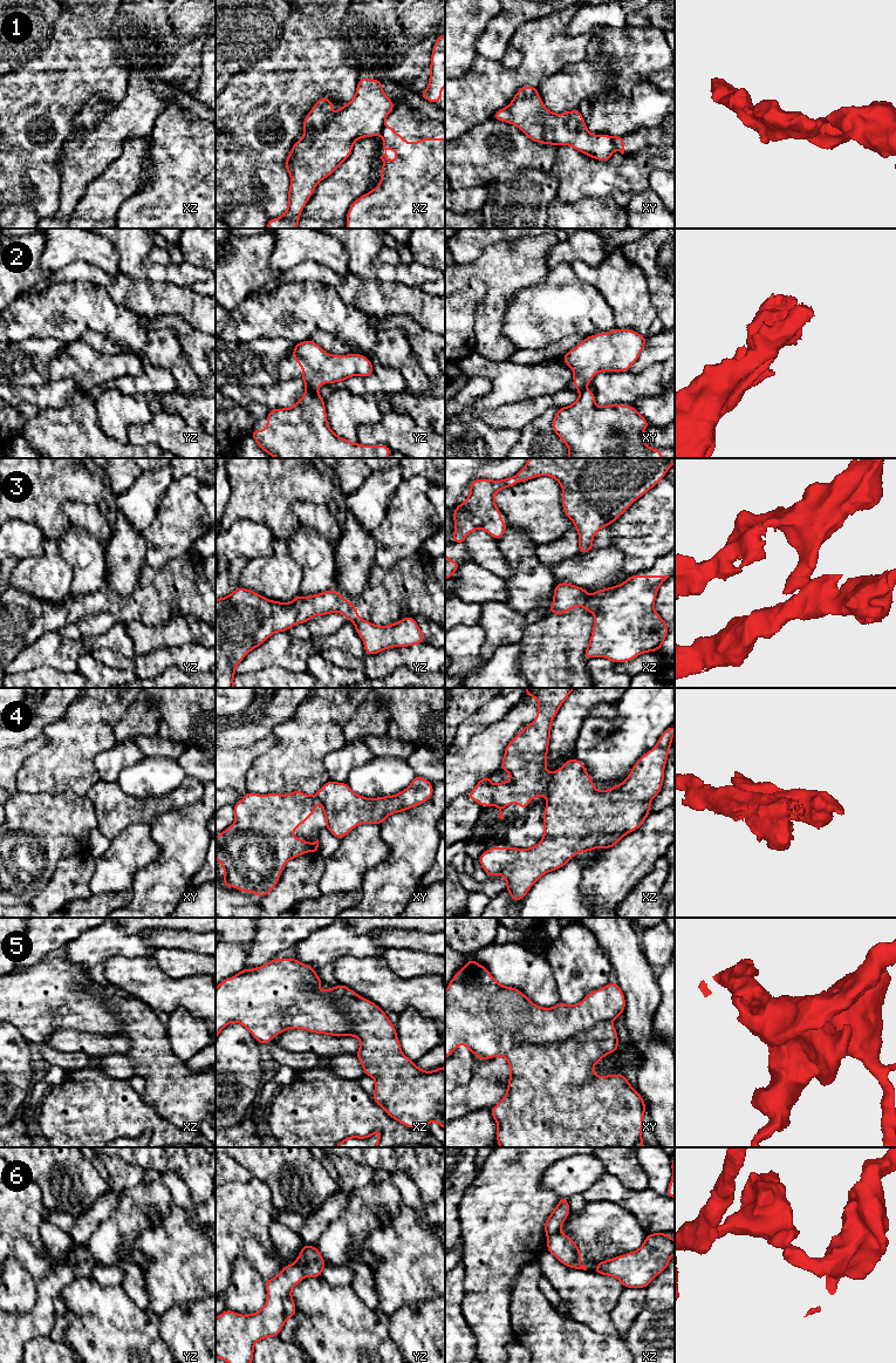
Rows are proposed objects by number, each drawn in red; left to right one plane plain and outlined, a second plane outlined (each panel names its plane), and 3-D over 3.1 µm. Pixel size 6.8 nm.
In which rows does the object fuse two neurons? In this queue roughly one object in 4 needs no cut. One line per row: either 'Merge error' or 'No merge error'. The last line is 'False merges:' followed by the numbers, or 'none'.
1: Merge error
2: Merge error
3: Merge error
4: Merge error
5: Merge error
6: No merge error
False merges: 1, 2, 3, 4, 5

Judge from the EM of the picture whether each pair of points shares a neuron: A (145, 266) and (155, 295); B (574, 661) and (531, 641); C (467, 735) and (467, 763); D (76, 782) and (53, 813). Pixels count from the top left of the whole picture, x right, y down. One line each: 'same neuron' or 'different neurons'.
A: different neurons
B: same neuron
C: different neurons
D: different neurons

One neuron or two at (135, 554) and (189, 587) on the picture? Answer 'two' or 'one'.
two

